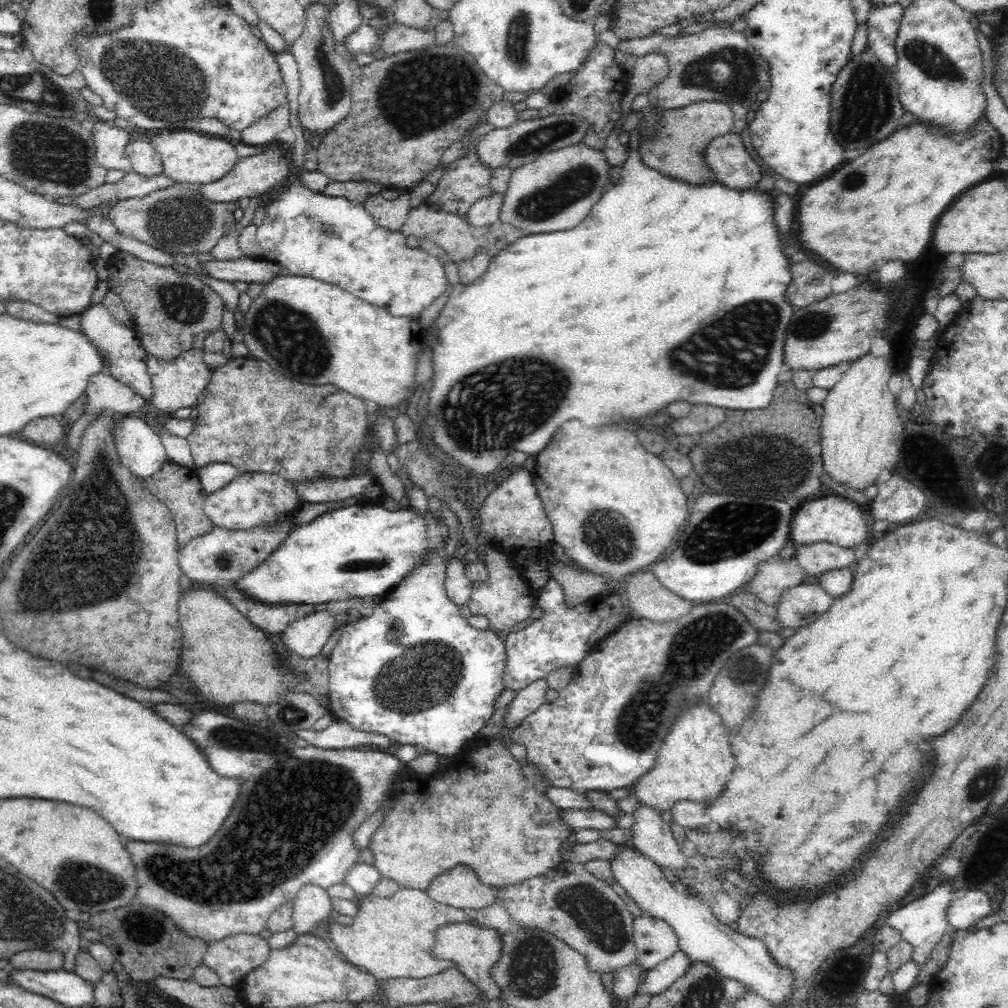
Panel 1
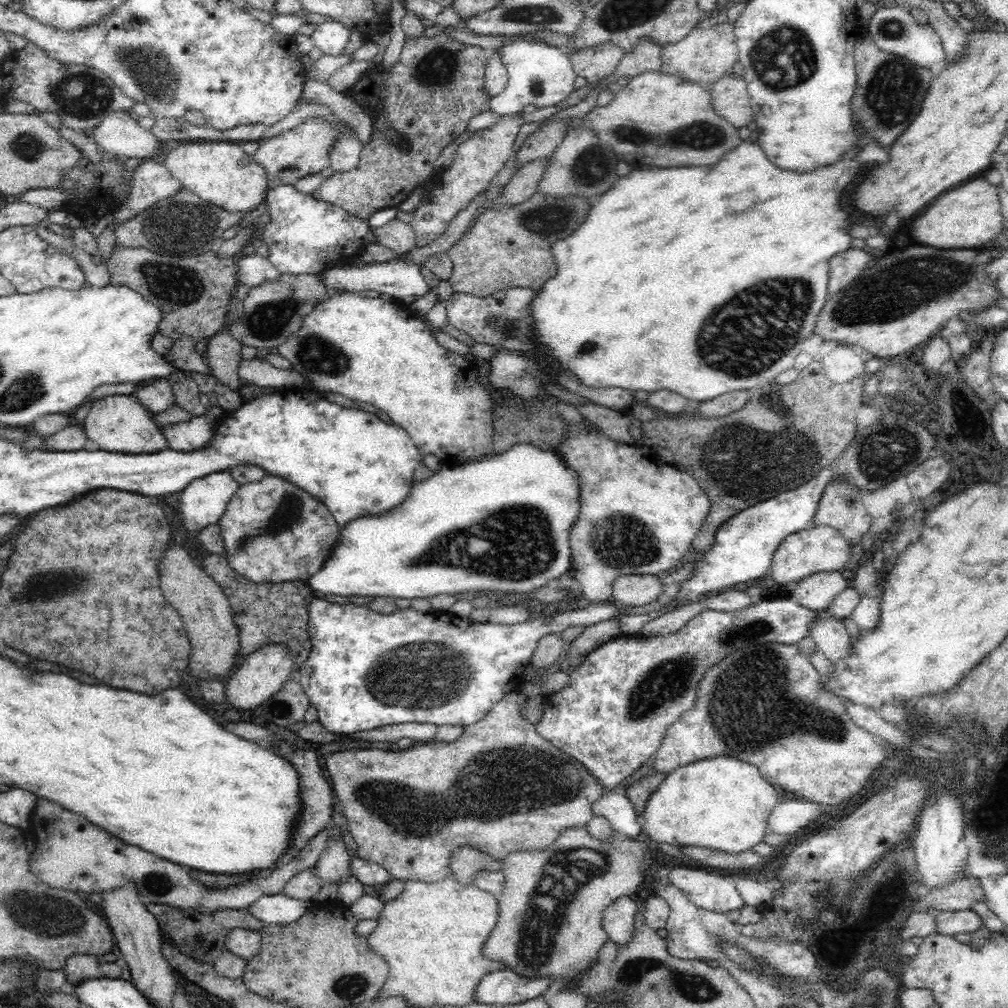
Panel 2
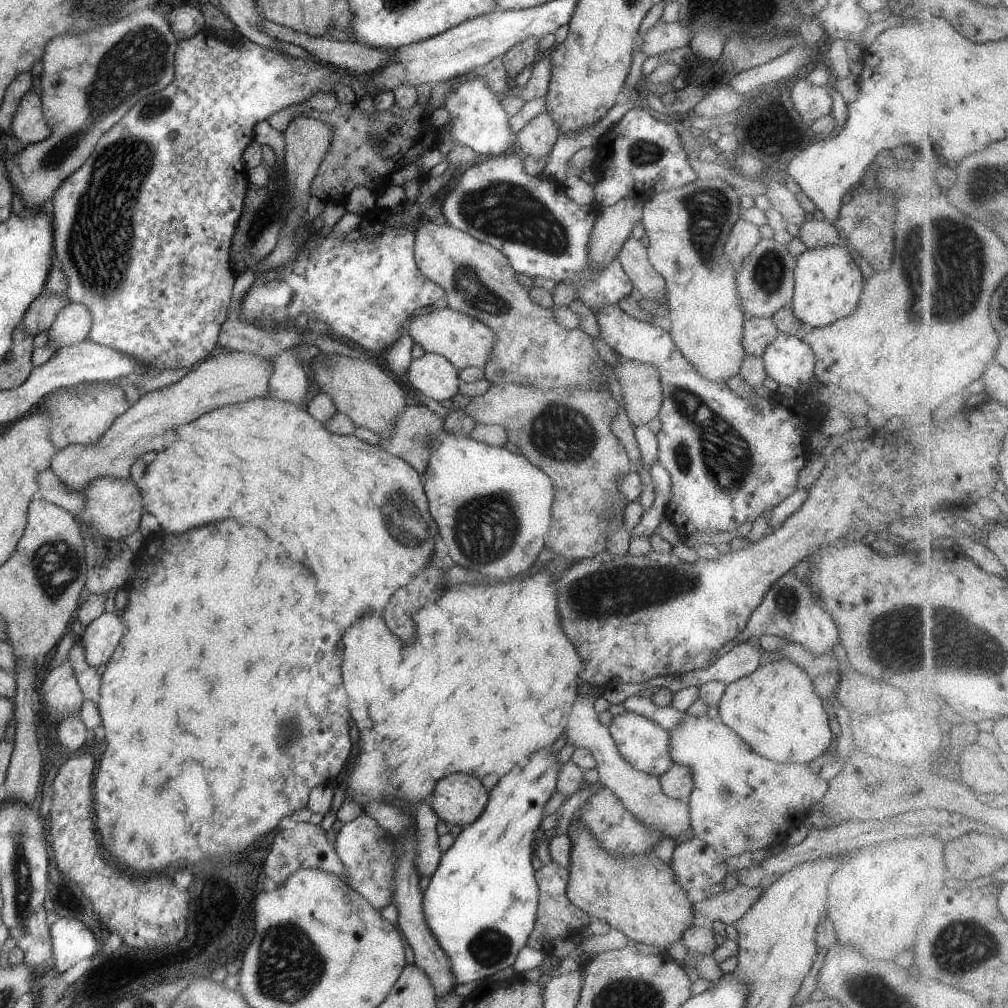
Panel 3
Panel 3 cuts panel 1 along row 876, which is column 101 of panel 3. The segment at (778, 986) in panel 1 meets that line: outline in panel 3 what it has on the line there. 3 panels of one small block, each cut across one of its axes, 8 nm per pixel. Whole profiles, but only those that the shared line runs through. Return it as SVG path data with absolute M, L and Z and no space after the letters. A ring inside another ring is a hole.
M117 612L101 613L92 620L82 635L84 657L87 664L101 669L113 654L123 636L123 624Z

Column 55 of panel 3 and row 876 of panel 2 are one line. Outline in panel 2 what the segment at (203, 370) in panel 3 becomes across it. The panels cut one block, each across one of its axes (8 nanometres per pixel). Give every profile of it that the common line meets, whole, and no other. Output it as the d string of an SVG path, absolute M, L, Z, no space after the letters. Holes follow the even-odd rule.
M469 846L456 848L449 858L449 872L462 888L475 884L474 878L478 872L492 872L501 868L500 862L490 860L487 854Z

